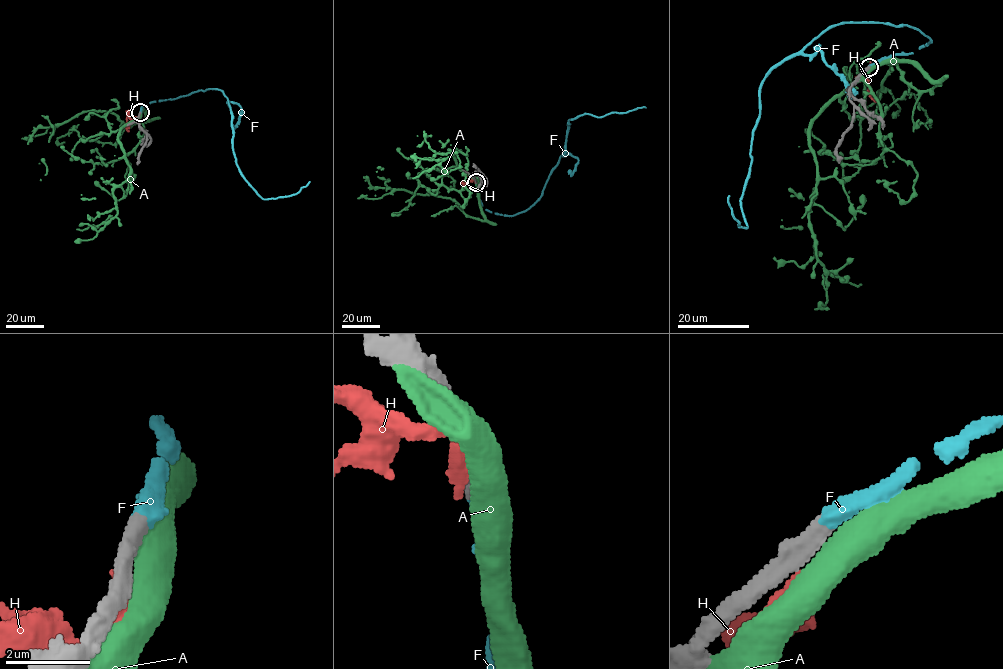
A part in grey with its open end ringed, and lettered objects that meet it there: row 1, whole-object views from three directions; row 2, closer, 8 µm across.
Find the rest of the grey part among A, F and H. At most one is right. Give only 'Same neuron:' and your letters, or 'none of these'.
Same neuron: F

